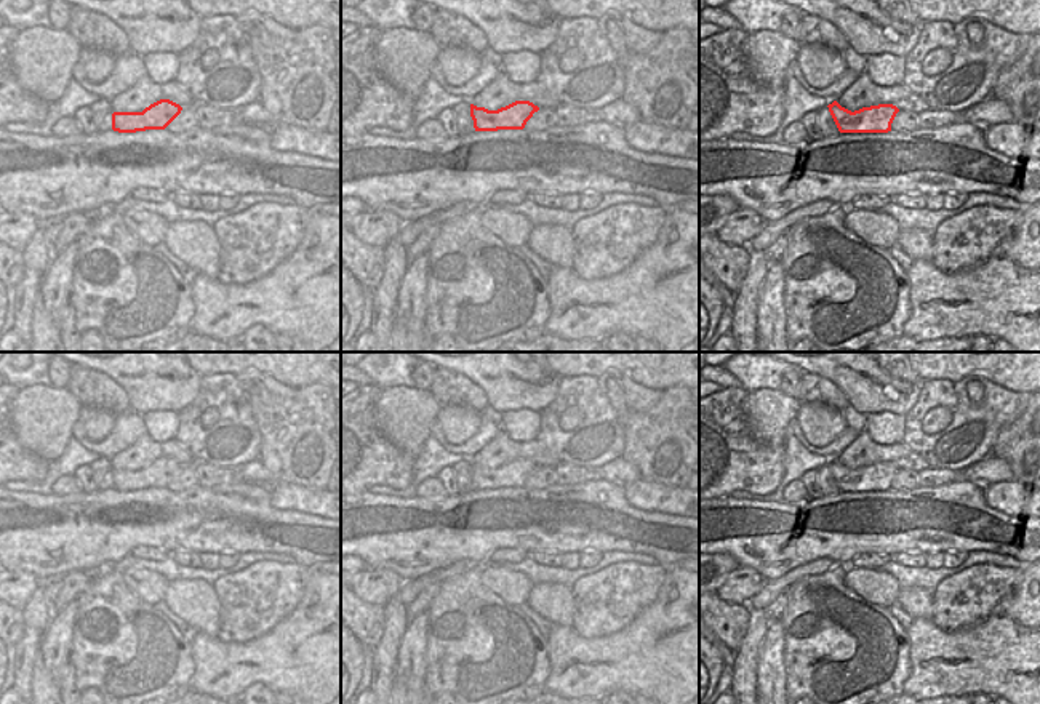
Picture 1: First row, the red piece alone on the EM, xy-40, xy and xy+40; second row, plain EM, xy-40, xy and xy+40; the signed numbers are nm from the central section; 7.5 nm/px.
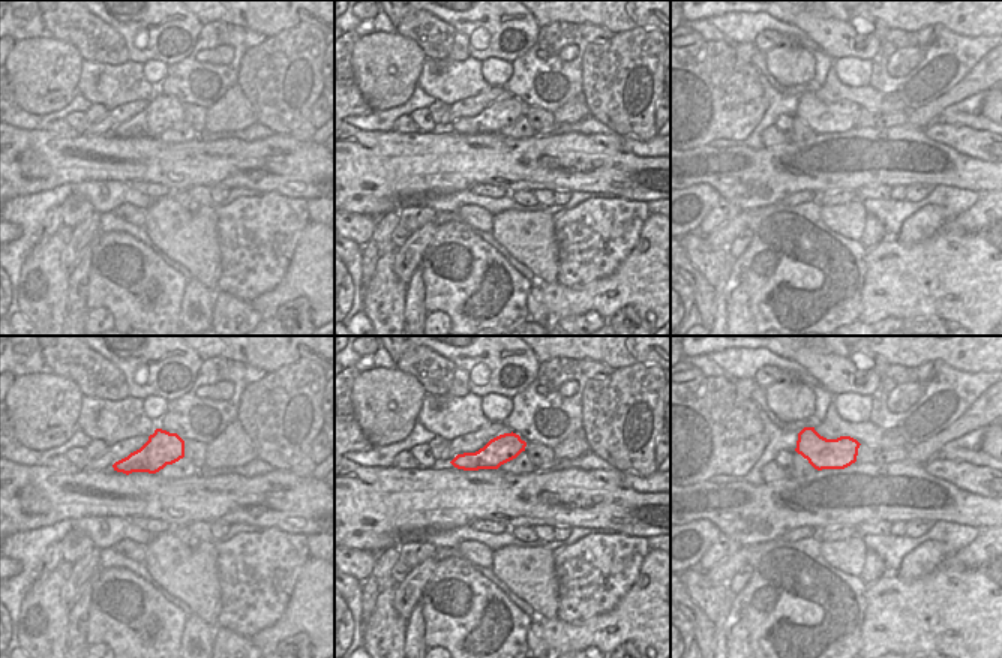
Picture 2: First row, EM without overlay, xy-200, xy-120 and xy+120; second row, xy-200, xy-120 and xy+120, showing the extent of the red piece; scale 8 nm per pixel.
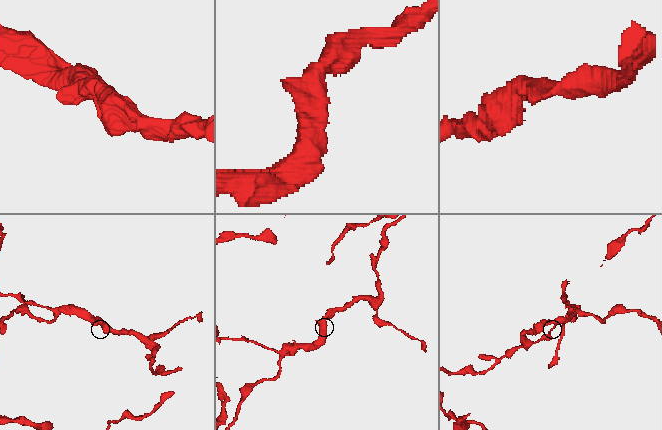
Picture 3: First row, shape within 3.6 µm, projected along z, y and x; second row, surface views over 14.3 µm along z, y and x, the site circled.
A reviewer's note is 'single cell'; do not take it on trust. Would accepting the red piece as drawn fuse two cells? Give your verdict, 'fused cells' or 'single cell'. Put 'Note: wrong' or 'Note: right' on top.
Note: right
single cell

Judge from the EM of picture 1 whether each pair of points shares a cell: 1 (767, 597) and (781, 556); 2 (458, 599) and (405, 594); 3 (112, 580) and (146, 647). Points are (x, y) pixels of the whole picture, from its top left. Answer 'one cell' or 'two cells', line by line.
1: two cells
2: two cells
3: one cell

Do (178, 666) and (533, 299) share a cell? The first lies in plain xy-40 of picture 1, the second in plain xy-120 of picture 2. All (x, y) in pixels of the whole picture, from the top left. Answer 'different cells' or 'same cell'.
different cells

